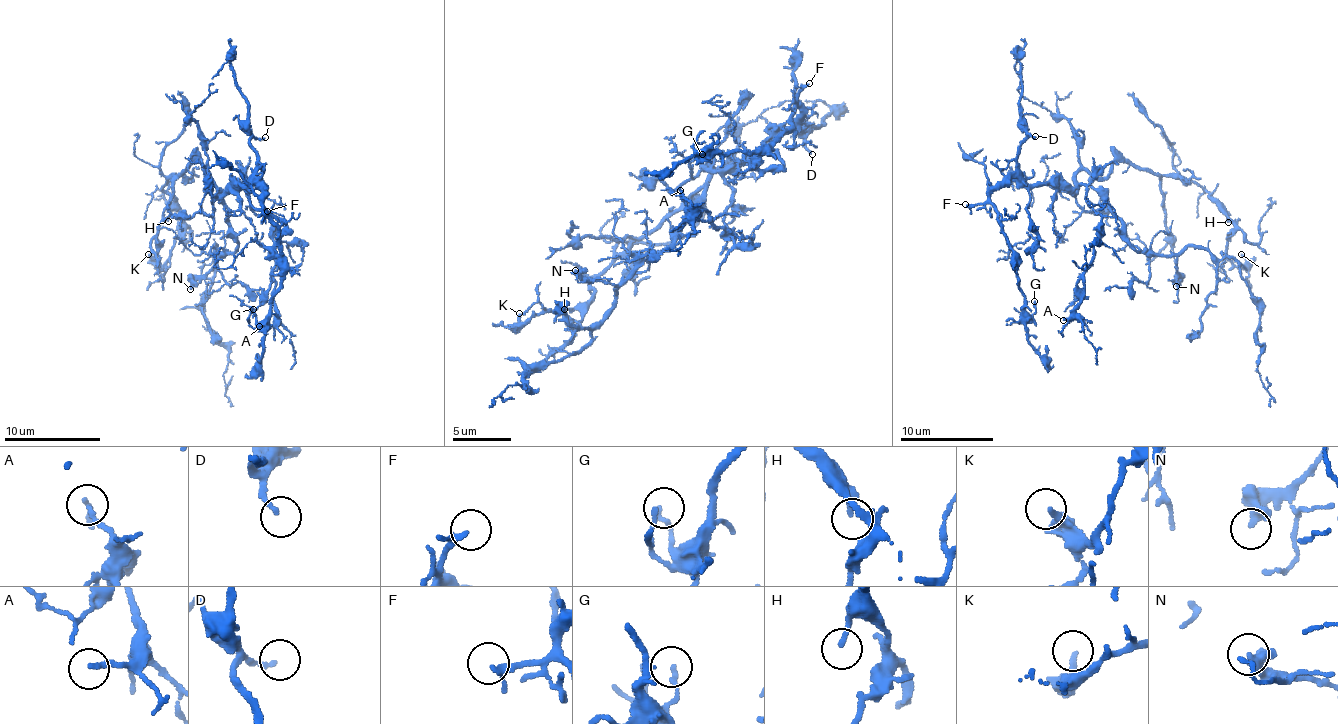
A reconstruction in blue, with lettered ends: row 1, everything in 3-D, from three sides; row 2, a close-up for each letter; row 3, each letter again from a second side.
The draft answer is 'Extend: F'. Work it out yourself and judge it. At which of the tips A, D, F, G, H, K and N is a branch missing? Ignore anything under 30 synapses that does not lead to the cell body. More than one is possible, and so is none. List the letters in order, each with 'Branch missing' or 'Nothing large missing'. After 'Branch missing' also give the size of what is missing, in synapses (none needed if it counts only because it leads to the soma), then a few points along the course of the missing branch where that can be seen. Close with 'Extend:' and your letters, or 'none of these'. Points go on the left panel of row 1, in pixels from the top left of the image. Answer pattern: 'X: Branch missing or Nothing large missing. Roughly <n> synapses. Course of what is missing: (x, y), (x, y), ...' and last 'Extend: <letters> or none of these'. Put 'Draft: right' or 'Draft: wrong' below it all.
A: Nothing large missing
D: Nothing large missing
F: Branch missing
G: Nothing large missing
H: Nothing large missing
K: Nothing large missing
N: Nothing large missing
Extend: F
Draft: right

